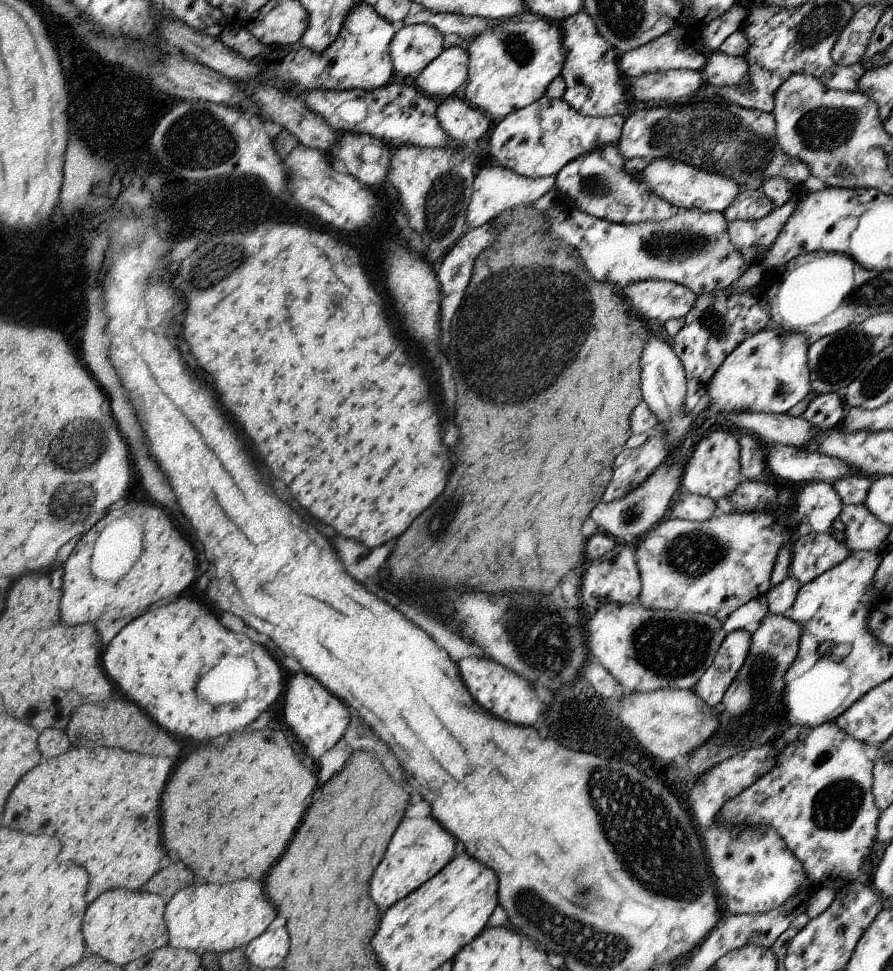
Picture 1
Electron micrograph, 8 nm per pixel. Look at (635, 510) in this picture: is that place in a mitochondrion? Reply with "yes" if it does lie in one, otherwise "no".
yes

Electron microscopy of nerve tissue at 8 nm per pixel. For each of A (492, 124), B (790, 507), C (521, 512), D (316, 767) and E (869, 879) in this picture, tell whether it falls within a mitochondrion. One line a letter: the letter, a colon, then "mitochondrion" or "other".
A: other
B: other
C: other
D: other
E: other

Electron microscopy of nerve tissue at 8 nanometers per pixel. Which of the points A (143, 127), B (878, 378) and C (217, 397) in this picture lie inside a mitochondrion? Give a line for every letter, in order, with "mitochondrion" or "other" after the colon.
A: other
B: mitochondrion
C: other

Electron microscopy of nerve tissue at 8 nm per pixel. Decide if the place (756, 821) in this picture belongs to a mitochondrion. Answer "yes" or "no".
no

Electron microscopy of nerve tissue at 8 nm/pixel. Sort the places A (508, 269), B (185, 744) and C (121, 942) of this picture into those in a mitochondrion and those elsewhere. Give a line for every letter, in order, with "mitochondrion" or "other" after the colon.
A: mitochondrion
B: other
C: other

